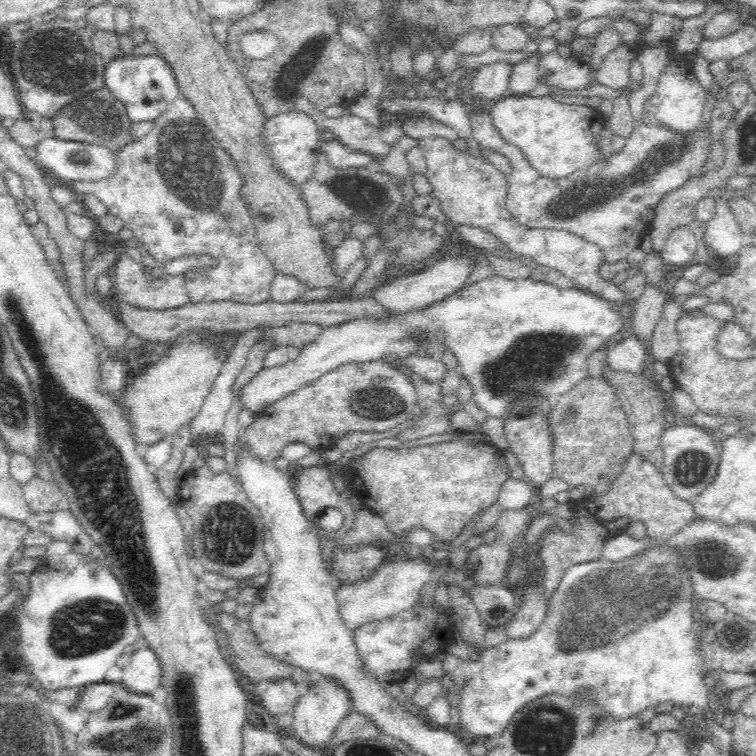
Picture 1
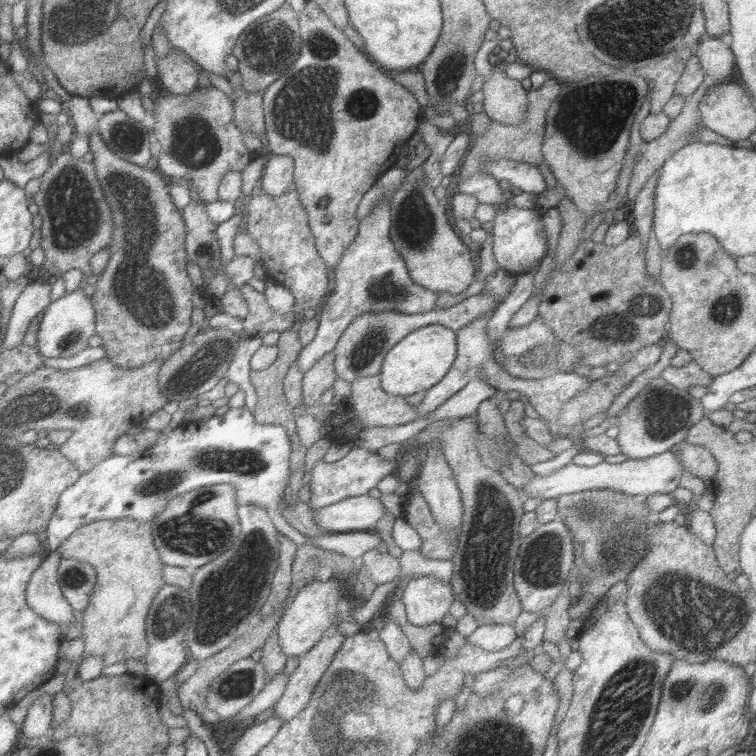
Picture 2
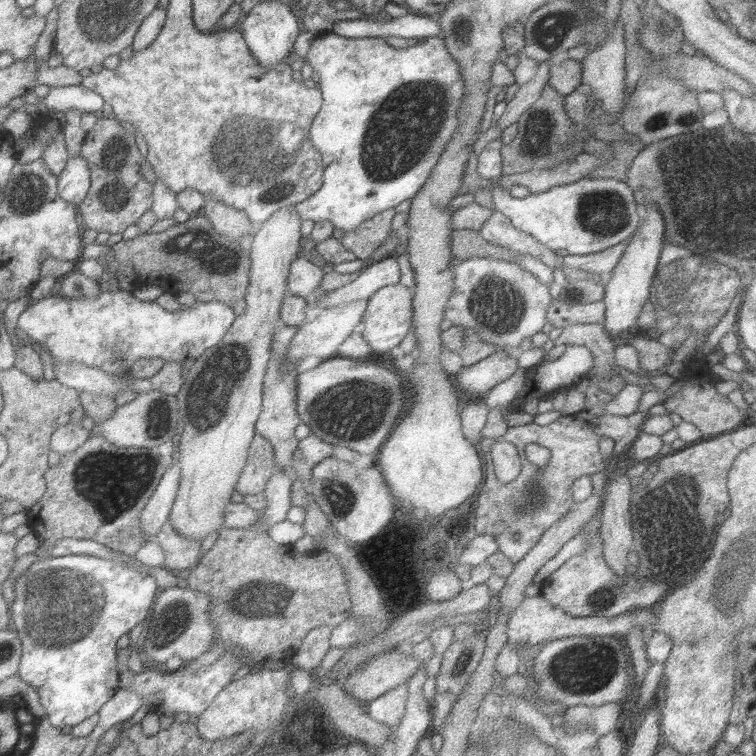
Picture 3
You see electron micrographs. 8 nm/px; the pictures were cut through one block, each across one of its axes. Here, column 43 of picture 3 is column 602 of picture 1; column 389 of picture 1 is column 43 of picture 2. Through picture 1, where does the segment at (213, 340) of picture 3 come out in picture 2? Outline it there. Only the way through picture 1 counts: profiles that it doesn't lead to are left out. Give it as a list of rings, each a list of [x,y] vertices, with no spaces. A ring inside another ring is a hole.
[[[83,290],[71,292],[47,308],[45,320],[41,322],[39,332],[39,350],[45,358],[73,358],[89,348],[89,340],[97,334],[97,312],[91,296],[85,296]]]

